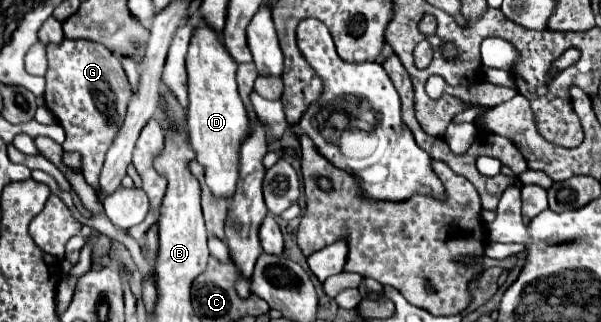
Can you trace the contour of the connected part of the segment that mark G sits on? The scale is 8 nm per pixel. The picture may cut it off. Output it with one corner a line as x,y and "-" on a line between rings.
63,39
61,43
49,43
47,59
49,59
49,69
45,73
45,79
47,79
45,105
57,117
59,125
67,133
63,149
79,151
83,155
85,181
91,187
95,187
95,183
99,181
99,171
103,167
103,155
107,153
107,147
111,145
111,139
115,139
115,131
119,131
119,123
123,123
127,103
133,95
131,85
121,67
121,61
105,45
89,41
89,39

